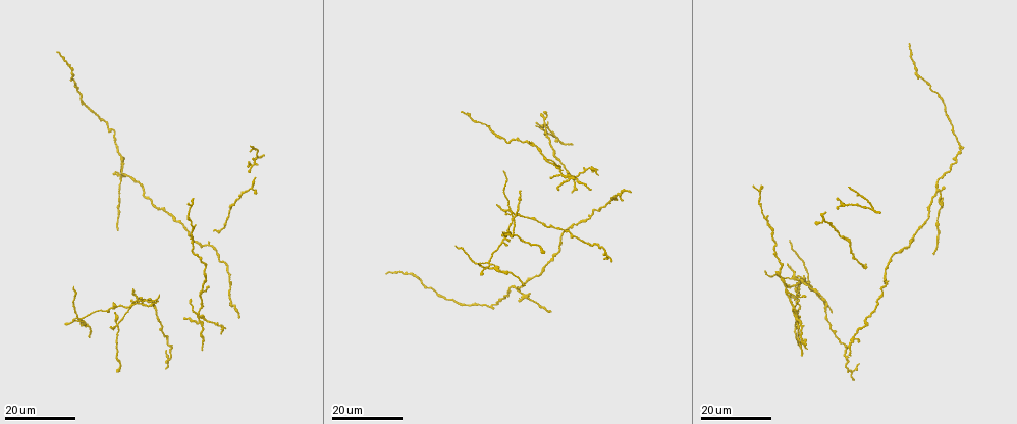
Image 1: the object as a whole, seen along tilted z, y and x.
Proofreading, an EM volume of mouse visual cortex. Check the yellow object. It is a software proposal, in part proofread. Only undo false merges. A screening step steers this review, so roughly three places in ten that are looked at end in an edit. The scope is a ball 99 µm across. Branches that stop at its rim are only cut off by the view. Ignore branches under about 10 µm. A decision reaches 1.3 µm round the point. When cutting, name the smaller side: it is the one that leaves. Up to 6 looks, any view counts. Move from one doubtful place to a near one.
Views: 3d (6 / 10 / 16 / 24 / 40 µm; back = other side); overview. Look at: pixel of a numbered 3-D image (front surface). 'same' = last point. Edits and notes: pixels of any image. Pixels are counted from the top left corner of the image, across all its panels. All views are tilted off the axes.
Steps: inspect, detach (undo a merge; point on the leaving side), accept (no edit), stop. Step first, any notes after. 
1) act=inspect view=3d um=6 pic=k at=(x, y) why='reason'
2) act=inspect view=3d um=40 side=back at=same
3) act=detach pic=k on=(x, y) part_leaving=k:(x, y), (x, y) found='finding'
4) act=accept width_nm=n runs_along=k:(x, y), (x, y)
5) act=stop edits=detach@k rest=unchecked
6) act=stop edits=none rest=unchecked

act=inspect view=3d um=16 pic=1 at=(867, 326) why='thick turns thin'

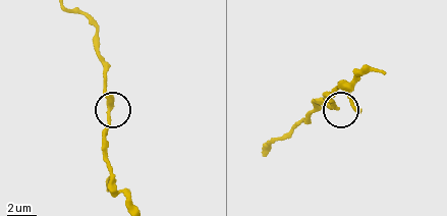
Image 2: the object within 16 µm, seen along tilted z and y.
act=inspect view=3d um=6 pic=2 at=(110, 112) why='zoom in'

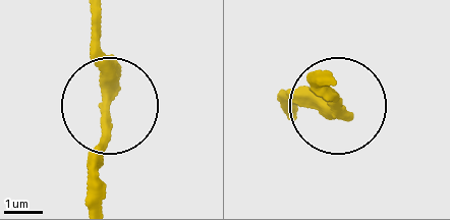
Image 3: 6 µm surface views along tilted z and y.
act=accept runs_along=3:(97, 16), (102, 118), (86, 199) found='one neuron here'

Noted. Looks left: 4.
act=inspect view=3d um=16 pic=1 at=(232, 299) why='two arms in line, one across'

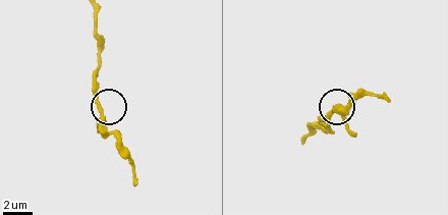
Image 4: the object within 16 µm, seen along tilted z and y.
act=inspect view=3d um=6 pic=4 at=(99, 107)

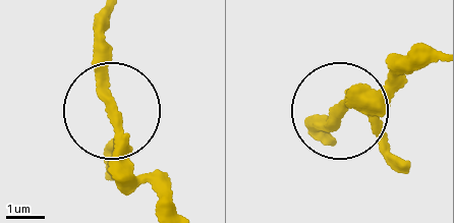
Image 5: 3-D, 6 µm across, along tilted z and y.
act=accept runs_along=5:(108, 21), (113, 108), (161, 201) found='continuous, no second neuron'

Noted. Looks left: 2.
act=stop edits=none rest=unchecked

